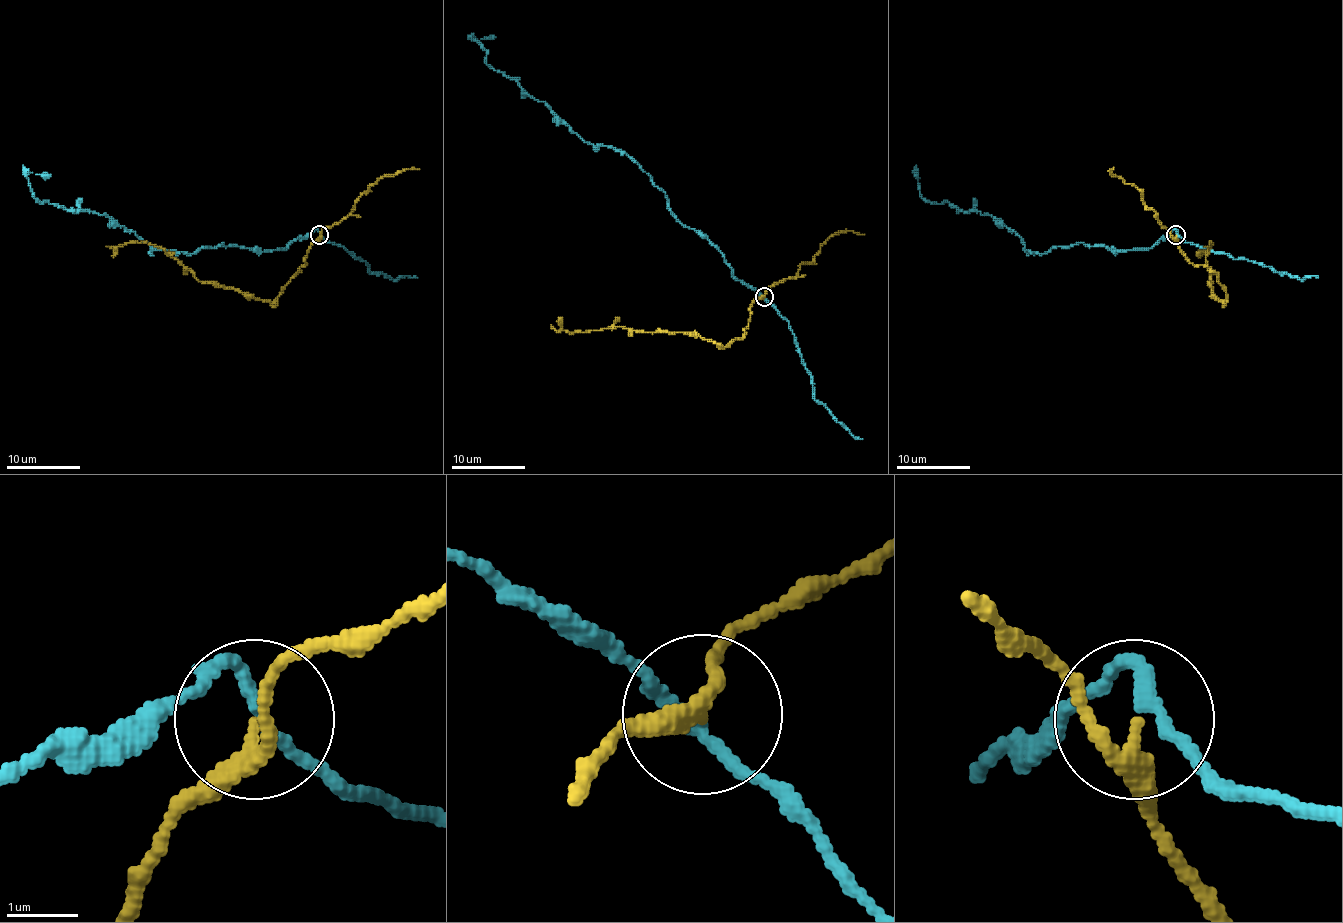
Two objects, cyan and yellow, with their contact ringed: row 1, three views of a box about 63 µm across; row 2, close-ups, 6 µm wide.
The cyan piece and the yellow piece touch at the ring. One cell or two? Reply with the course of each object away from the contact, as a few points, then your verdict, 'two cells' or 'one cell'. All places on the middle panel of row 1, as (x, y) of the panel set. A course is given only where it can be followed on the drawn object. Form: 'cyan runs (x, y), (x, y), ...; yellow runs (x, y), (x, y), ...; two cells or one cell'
cyan runs (765, 297), (685, 227), (634, 160), (588, 144), (543, 101), (492, 68), (472, 39), (495, 37); yellow runs (765, 297), (752, 304), (748, 326), (728, 347), (685, 332), (647, 332), (621, 326), (566, 332), (560, 317); two cells

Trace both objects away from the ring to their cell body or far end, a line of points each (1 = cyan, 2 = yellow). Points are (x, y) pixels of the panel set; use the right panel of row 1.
1: (1176, 233), (1119, 252), (1082, 242), (1039, 254), (1025, 250), (990, 215), (931, 204), (916, 176)
2: (1176, 235), (1183, 255), (1216, 274), (1226, 290), (1222, 301), (1211, 292), (1205, 259), (1211, 244), (1196, 255)

